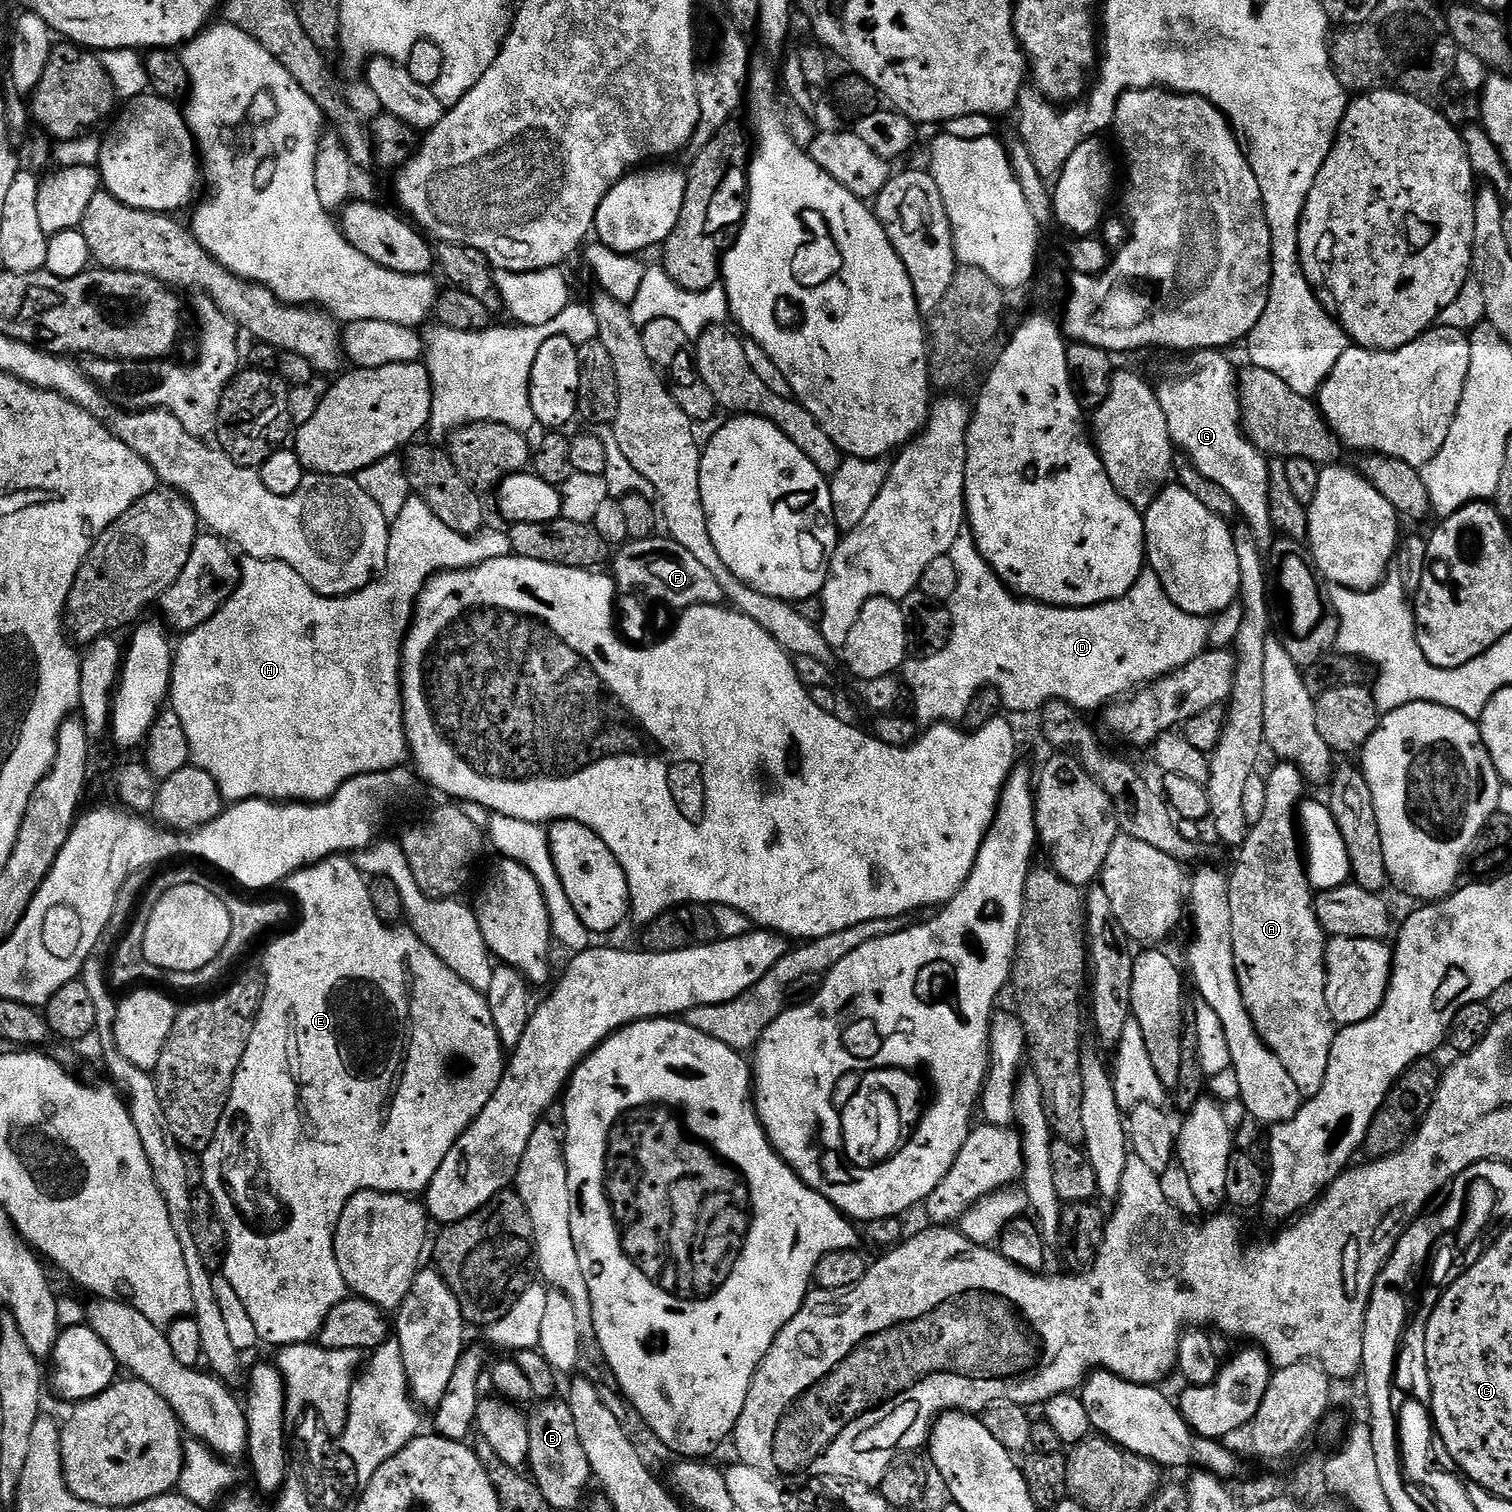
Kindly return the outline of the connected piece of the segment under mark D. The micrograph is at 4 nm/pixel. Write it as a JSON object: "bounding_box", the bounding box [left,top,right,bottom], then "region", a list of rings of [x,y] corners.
{"bounding_box":[902,529,1213,725],"region":[[[971,529],[959,532],[949,556],[957,576],[954,594],[946,604],[951,614],[951,634],[938,652],[924,660],[909,659],[902,668],[905,689],[914,704],[919,725],[961,721],[972,698],[985,688],[992,688],[999,694],[1001,707],[1006,712],[1035,713],[1052,700],[1061,700],[1077,710],[1103,709],[1127,697],[1133,690],[1169,676],[1209,647],[1213,621],[1207,616],[1195,616],[1179,609],[1167,597],[1162,582],[1151,570],[1141,572],[1138,582],[1116,600],[1089,608],[1053,608],[1050,604],[1037,604],[1008,591],[982,558]]]}

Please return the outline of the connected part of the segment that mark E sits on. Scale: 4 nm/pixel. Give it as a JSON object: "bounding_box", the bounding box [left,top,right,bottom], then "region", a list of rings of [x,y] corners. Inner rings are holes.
{"bounding_box":[201,855,506,1346],"region":[[[347,855],[329,856],[326,860],[319,860],[317,864],[309,864],[306,868],[300,868],[293,876],[288,877],[286,888],[292,891],[296,904],[300,907],[301,924],[293,930],[289,936],[276,940],[268,948],[264,956],[264,972],[268,975],[262,984],[262,995],[260,997],[260,1011],[257,1012],[255,1020],[252,1021],[252,1033],[248,1039],[246,1050],[242,1054],[242,1062],[236,1071],[236,1077],[232,1083],[235,1087],[228,1103],[234,1106],[234,1110],[240,1112],[248,1125],[240,1126],[236,1132],[240,1132],[241,1146],[245,1150],[243,1159],[252,1160],[256,1176],[240,1176],[241,1156],[238,1154],[226,1154],[222,1158],[222,1152],[226,1152],[228,1140],[222,1140],[222,1126],[218,1130],[218,1136],[210,1142],[206,1151],[201,1153],[203,1187],[211,1194],[211,1200],[216,1199],[216,1192],[224,1192],[224,1204],[232,1204],[236,1219],[240,1220],[241,1227],[254,1229],[257,1232],[269,1230],[269,1232],[284,1232],[284,1237],[278,1238],[275,1234],[258,1234],[254,1240],[244,1240],[230,1250],[230,1279],[234,1290],[240,1292],[242,1306],[250,1314],[254,1321],[254,1330],[258,1330],[261,1341],[266,1345],[276,1344],[283,1346],[287,1344],[307,1344],[313,1338],[319,1337],[320,1328],[324,1325],[326,1314],[338,1306],[338,1302],[346,1299],[344,1279],[338,1270],[336,1255],[334,1254],[334,1234],[338,1226],[338,1218],[346,1206],[350,1197],[364,1194],[371,1190],[376,1194],[420,1194],[427,1189],[428,1183],[434,1178],[438,1166],[442,1166],[442,1158],[450,1154],[454,1142],[458,1142],[460,1135],[470,1127],[474,1118],[482,1114],[486,1102],[494,1094],[498,1082],[504,1073],[506,1054],[502,1049],[497,1031],[494,1030],[493,1019],[490,1018],[490,1006],[485,993],[474,990],[446,962],[422,942],[416,933],[408,926],[389,926],[383,924],[374,914],[370,906],[370,890],[368,880],[364,873],[359,872]],[[264,1160],[272,1162],[276,1170],[264,1168]],[[265,1184],[270,1192],[259,1192],[254,1187],[262,1187]]]}

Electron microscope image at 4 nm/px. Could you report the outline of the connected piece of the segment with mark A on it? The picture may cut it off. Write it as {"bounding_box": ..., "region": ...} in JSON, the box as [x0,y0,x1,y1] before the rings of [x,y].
{"bounding_box":[1228,762,1338,1098],"region":[[[1280,762],[1277,765],[1266,776],[1266,810],[1262,810],[1262,818],[1258,818],[1258,822],[1249,827],[1247,836],[1252,840],[1288,840],[1288,844],[1239,845],[1240,857],[1228,880],[1232,903],[1230,922],[1233,923],[1234,962],[1246,1010],[1265,1046],[1282,1062],[1302,1096],[1307,1098],[1318,1094],[1318,1090],[1322,1090],[1322,1082],[1326,1082],[1330,1050],[1338,1025],[1333,1022],[1326,1006],[1326,933],[1320,929],[1316,912],[1312,908],[1314,889],[1308,881],[1306,864],[1302,859],[1302,844],[1298,839],[1298,809],[1306,796],[1306,781],[1295,764]]]}

